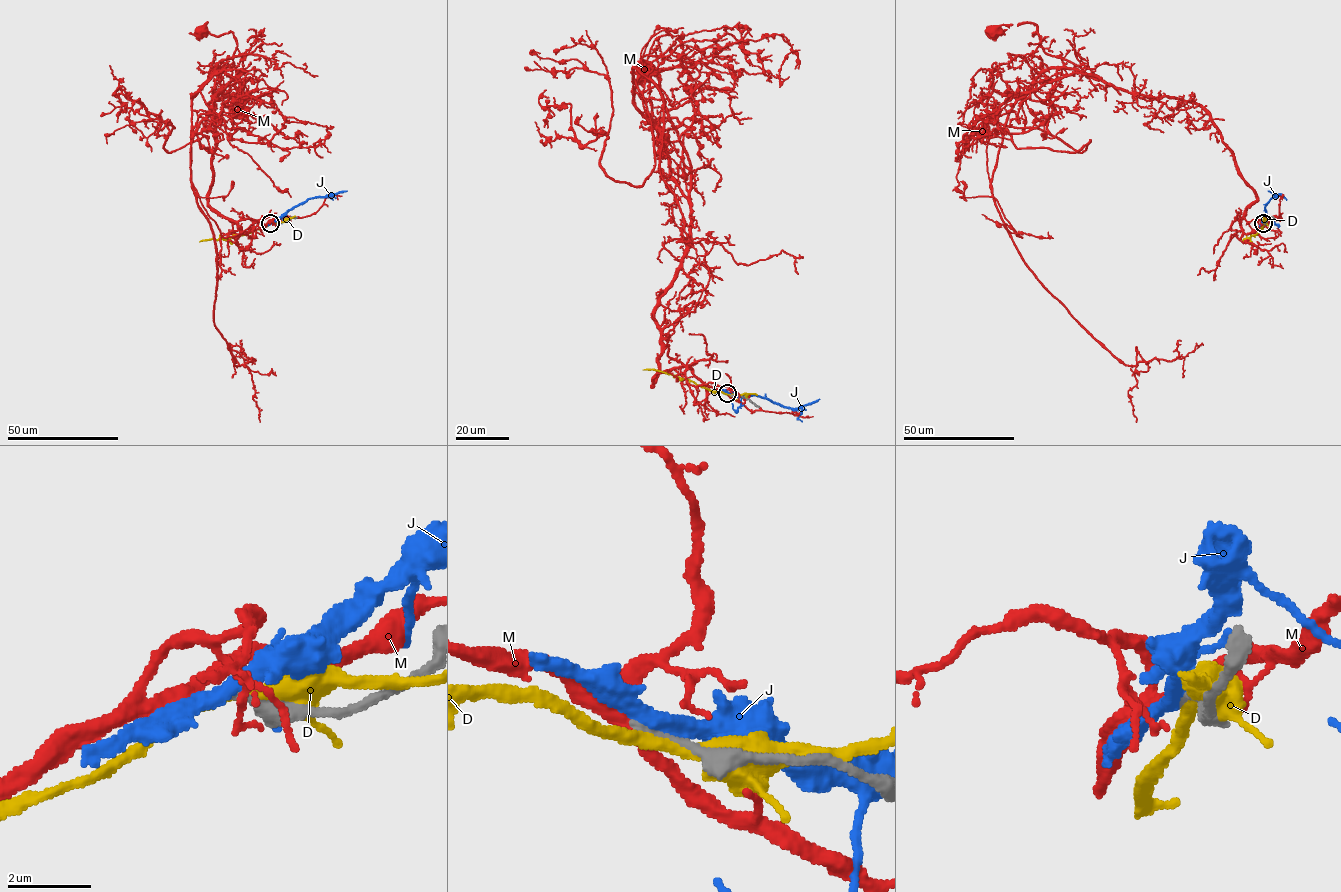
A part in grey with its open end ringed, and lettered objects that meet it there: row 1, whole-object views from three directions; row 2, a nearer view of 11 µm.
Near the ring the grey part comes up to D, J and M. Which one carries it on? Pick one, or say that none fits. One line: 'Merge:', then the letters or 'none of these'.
Merge: none of these

